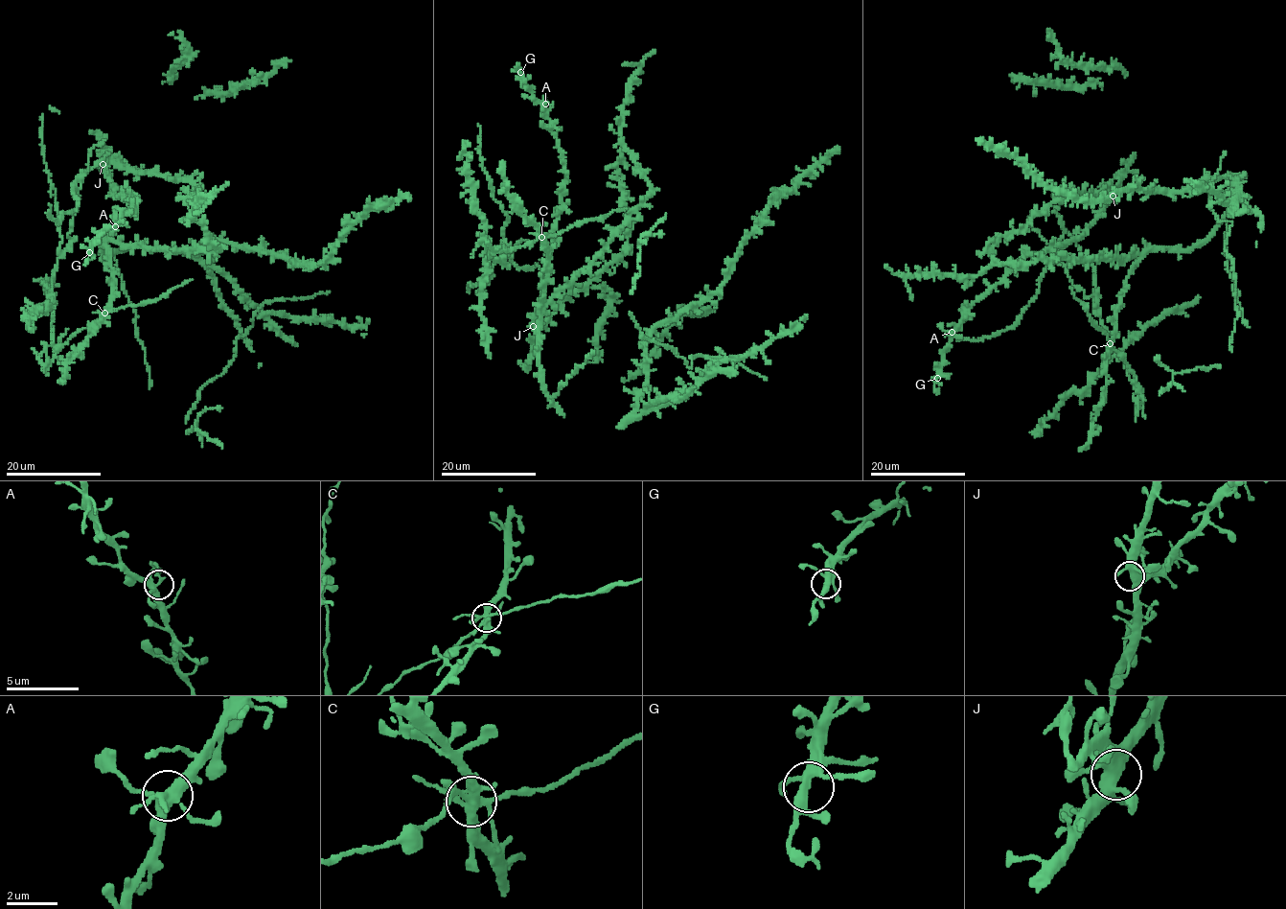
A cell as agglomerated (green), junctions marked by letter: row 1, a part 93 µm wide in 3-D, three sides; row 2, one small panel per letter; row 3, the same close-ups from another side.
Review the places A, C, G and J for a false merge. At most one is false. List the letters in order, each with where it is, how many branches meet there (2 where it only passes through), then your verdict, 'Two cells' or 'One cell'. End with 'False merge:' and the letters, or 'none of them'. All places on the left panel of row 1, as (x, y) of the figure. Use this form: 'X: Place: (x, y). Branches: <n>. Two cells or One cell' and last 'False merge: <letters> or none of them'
A: Place: (115, 226). Branches: 5. One cell
C: Place: (104, 313). Branches: 8. Two cells
G: Place: (89, 252). Branches: 5. One cell
J: Place: (103, 164). Branches: 6. One cell
False merge: C

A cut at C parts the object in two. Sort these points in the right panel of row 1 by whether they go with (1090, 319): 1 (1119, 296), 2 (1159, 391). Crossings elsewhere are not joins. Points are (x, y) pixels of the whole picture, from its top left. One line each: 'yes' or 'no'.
1: no
2: no

